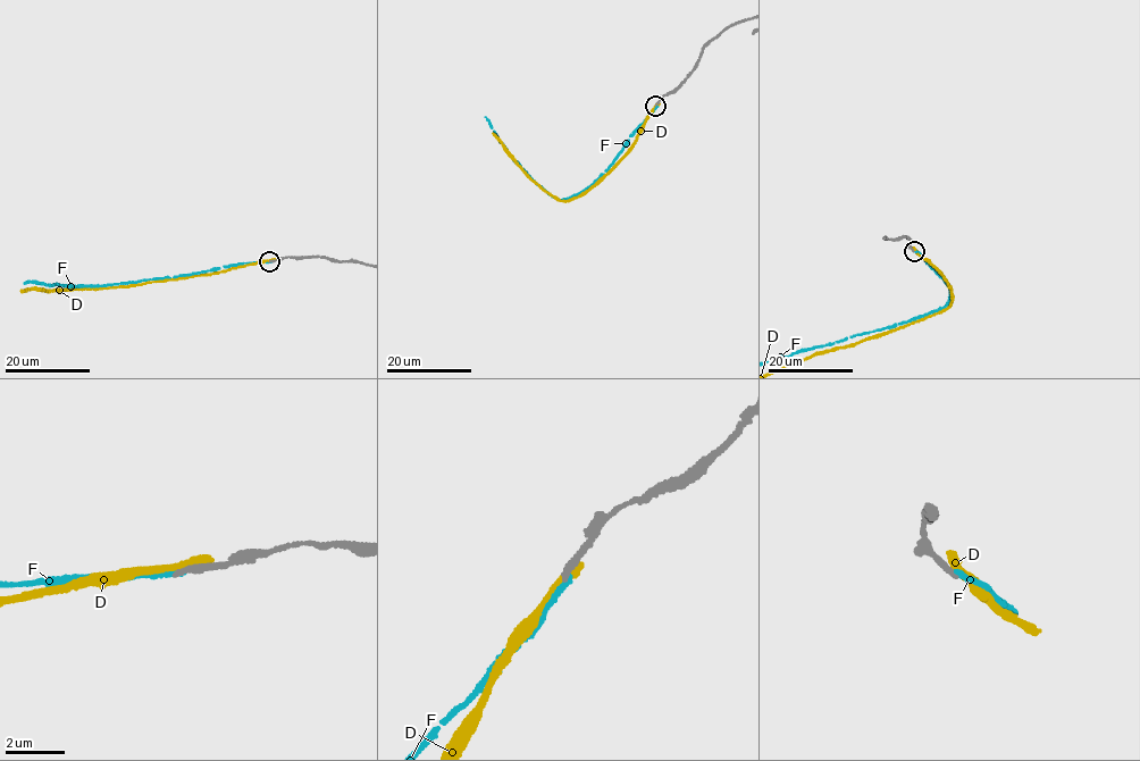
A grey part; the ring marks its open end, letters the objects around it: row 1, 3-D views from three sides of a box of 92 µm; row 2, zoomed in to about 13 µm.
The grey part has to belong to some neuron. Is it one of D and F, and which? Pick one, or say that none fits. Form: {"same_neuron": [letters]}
{"same_neuron": []}

